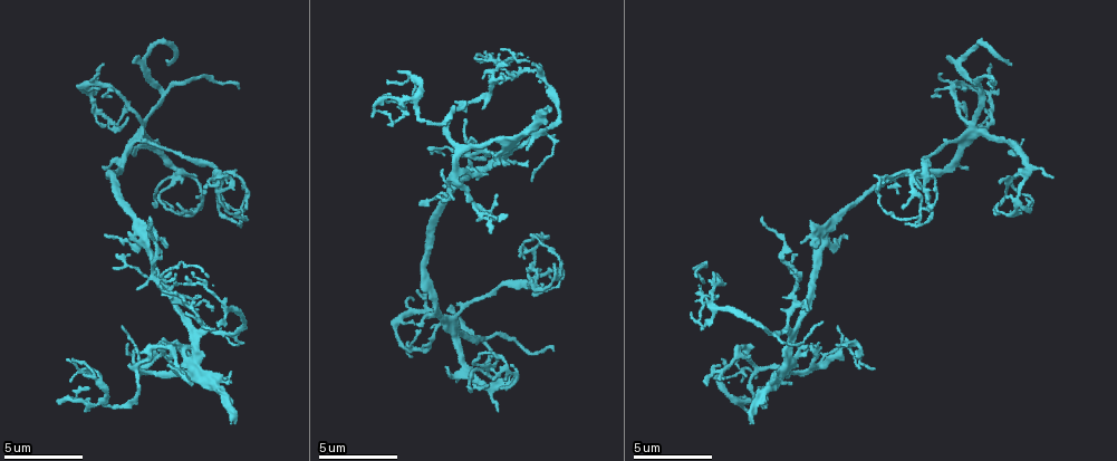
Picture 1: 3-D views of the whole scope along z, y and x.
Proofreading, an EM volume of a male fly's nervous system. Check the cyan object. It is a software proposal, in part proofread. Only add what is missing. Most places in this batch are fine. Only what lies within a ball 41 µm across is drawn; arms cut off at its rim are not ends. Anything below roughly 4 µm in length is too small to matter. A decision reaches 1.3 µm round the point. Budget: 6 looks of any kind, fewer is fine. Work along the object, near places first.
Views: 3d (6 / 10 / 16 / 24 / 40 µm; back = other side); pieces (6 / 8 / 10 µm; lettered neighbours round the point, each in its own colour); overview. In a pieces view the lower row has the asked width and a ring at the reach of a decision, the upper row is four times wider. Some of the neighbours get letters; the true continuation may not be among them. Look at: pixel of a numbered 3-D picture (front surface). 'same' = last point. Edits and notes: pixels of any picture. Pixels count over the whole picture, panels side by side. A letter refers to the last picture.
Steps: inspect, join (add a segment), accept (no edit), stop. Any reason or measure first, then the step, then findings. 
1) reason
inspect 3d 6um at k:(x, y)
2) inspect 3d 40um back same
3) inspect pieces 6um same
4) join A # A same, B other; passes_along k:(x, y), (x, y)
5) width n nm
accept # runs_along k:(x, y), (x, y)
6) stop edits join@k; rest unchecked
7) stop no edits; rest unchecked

branch stops here
inspect pieces 8um at 1:(422, 202)

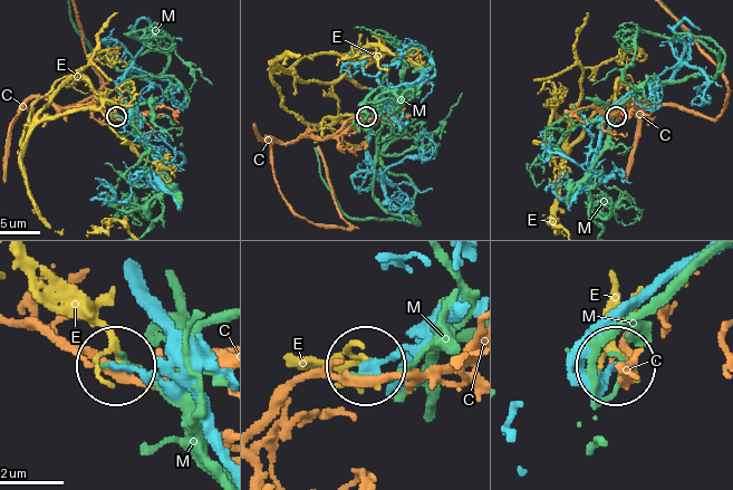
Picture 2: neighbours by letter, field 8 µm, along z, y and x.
accept # C other, E other, M other; none of them fits

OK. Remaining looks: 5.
branch stops here
inspect pieces 8um at 1:(150, 220)

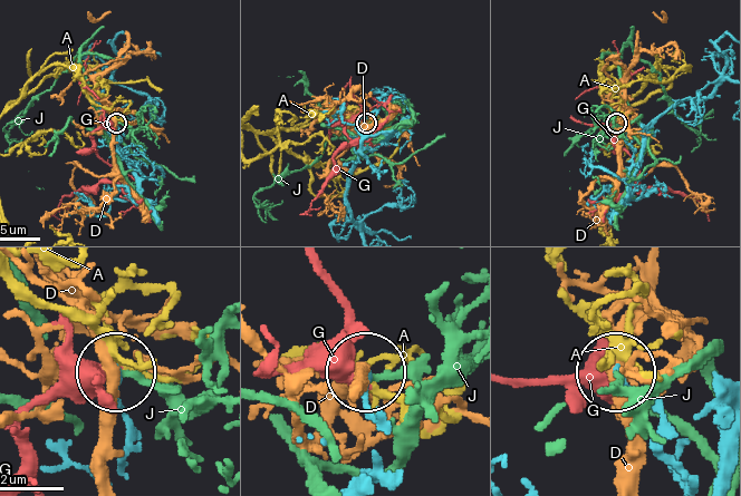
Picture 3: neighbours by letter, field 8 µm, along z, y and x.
accept # A other, D other, G other, J other; no lettered segment goes on from it

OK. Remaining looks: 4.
free end
inspect pieces 8um at 1:(1008, 62)

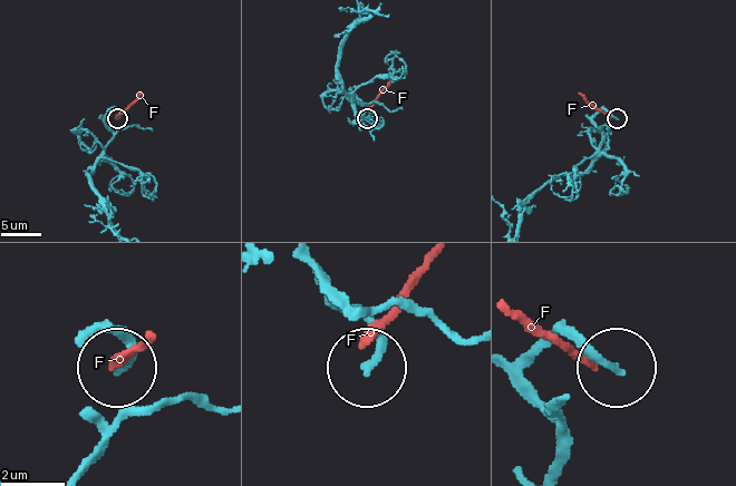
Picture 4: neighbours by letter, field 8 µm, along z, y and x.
accept # F other; none of them fits

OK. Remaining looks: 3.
stop no edits; rest unchecked

